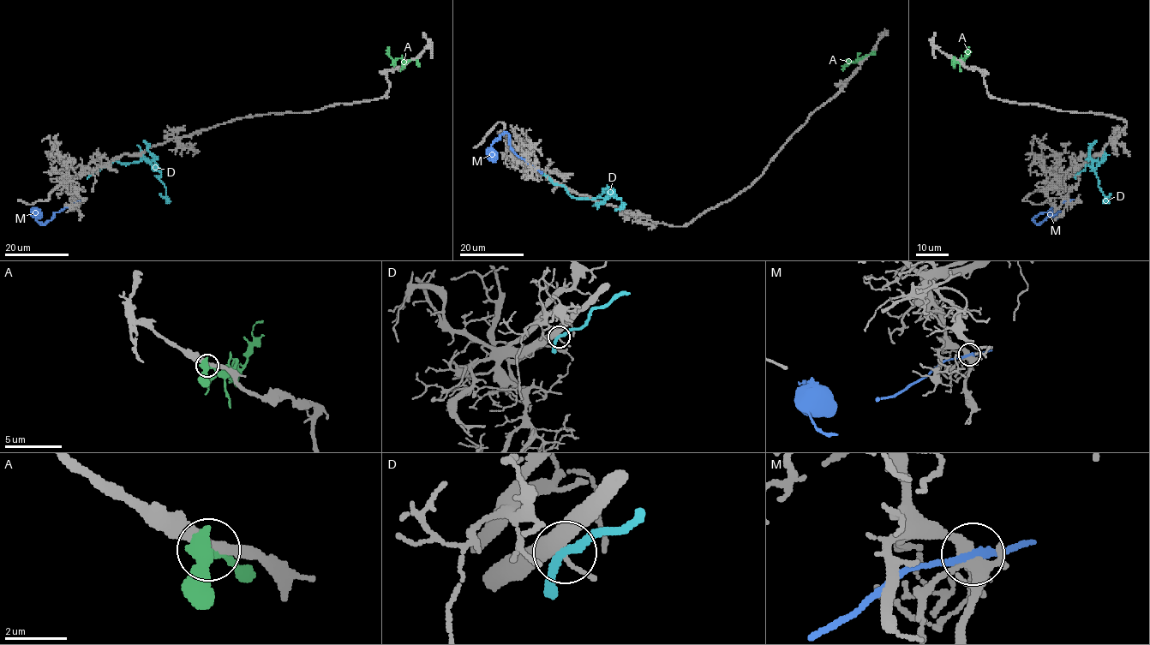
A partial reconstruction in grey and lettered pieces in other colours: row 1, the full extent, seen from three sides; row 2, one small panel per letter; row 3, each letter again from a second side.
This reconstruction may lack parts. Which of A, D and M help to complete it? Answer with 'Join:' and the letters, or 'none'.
Join: none

